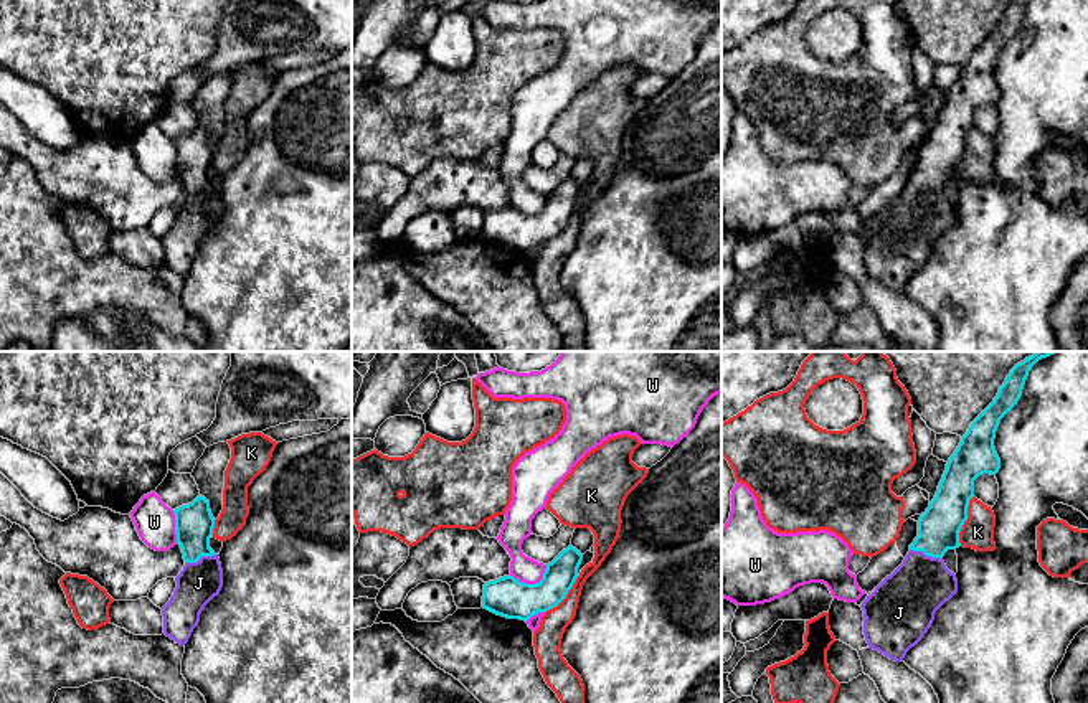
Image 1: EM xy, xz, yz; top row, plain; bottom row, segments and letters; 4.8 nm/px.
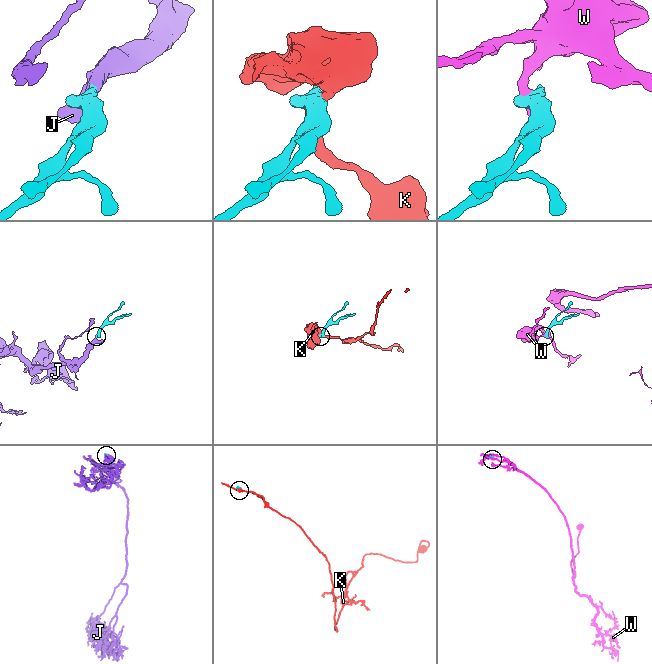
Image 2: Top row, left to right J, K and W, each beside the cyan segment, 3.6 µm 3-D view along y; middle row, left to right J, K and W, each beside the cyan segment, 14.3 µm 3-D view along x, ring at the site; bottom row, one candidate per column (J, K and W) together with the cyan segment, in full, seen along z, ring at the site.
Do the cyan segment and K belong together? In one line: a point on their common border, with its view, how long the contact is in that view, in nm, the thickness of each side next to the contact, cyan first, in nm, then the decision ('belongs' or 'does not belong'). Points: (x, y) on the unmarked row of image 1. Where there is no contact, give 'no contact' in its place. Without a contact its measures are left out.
yz (966, 149) | 260 nm | 200/160 nm | does not belong

